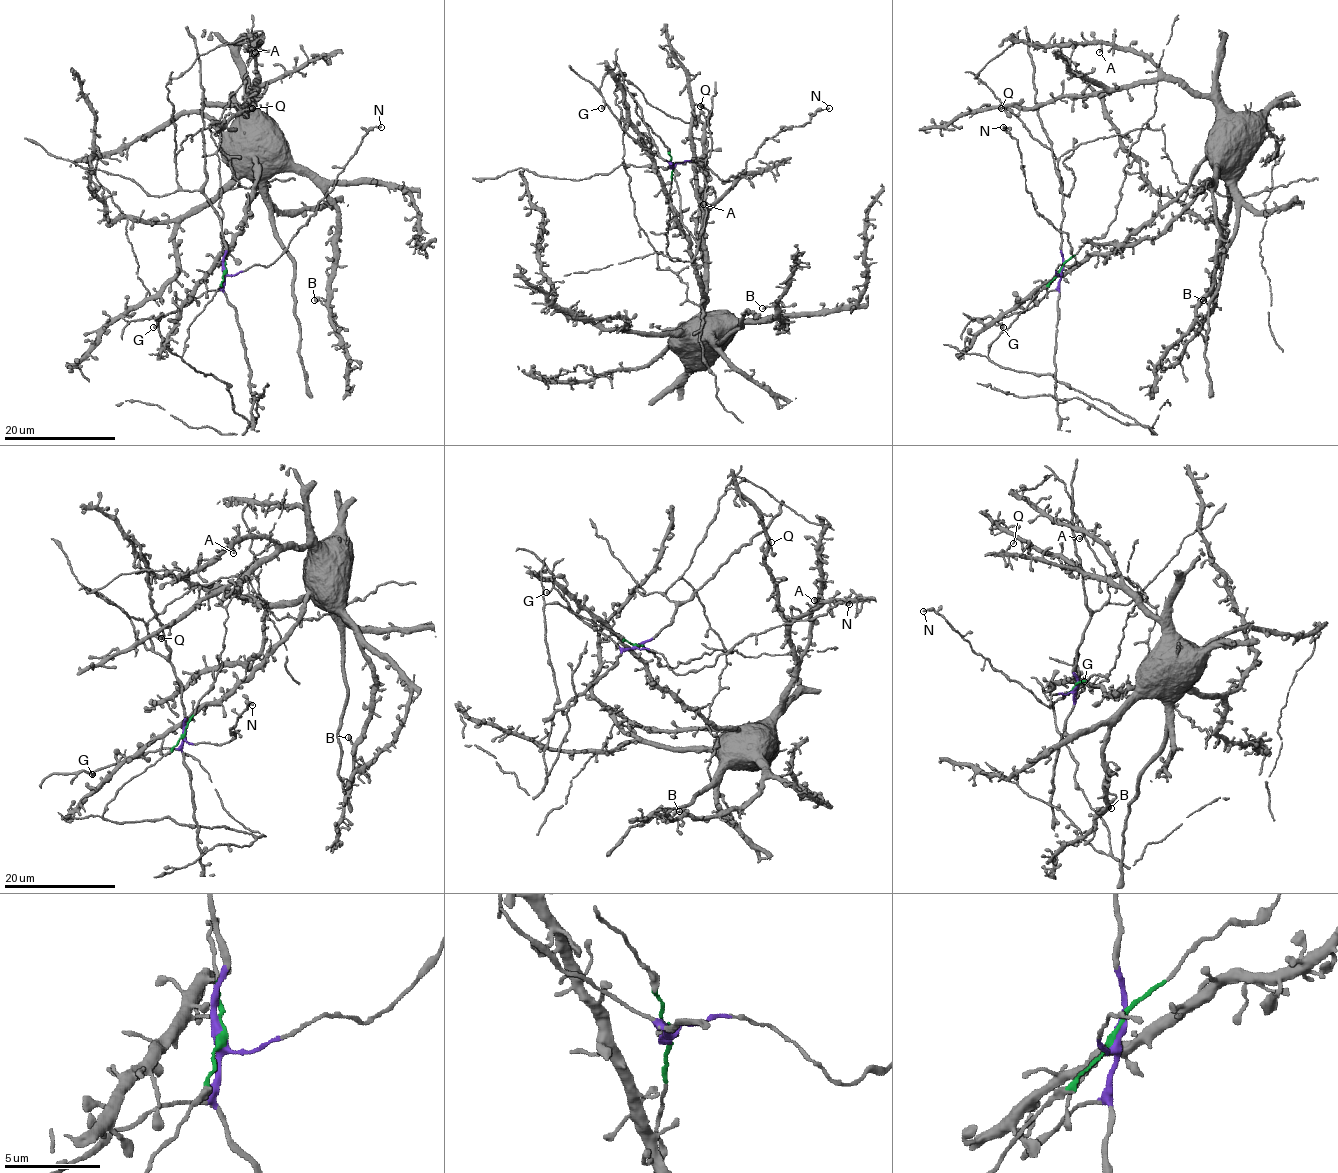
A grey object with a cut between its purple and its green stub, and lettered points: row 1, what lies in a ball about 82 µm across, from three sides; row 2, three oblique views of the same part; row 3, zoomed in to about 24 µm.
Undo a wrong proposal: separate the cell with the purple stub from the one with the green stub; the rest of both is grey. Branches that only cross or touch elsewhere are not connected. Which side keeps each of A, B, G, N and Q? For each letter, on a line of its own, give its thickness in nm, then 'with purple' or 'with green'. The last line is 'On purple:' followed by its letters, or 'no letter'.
A: calibre 190 nm; with green
B: calibre 420 nm; with green
G: calibre 360 nm; with purple
N: calibre 180 nm; with purple
Q: calibre 160 nm; with green
On purple: G, N

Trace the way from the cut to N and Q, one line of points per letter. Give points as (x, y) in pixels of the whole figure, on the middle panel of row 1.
N: (672, 165), (705, 164), (725, 181), (745, 169), (745, 163), (766, 139), (808, 123), (818, 111), (829, 108)
Q: (672, 165), (616, 65), (626, 119), (688, 241), (702, 321), (705, 211), (691, 137), (692, 107), (700, 107)

